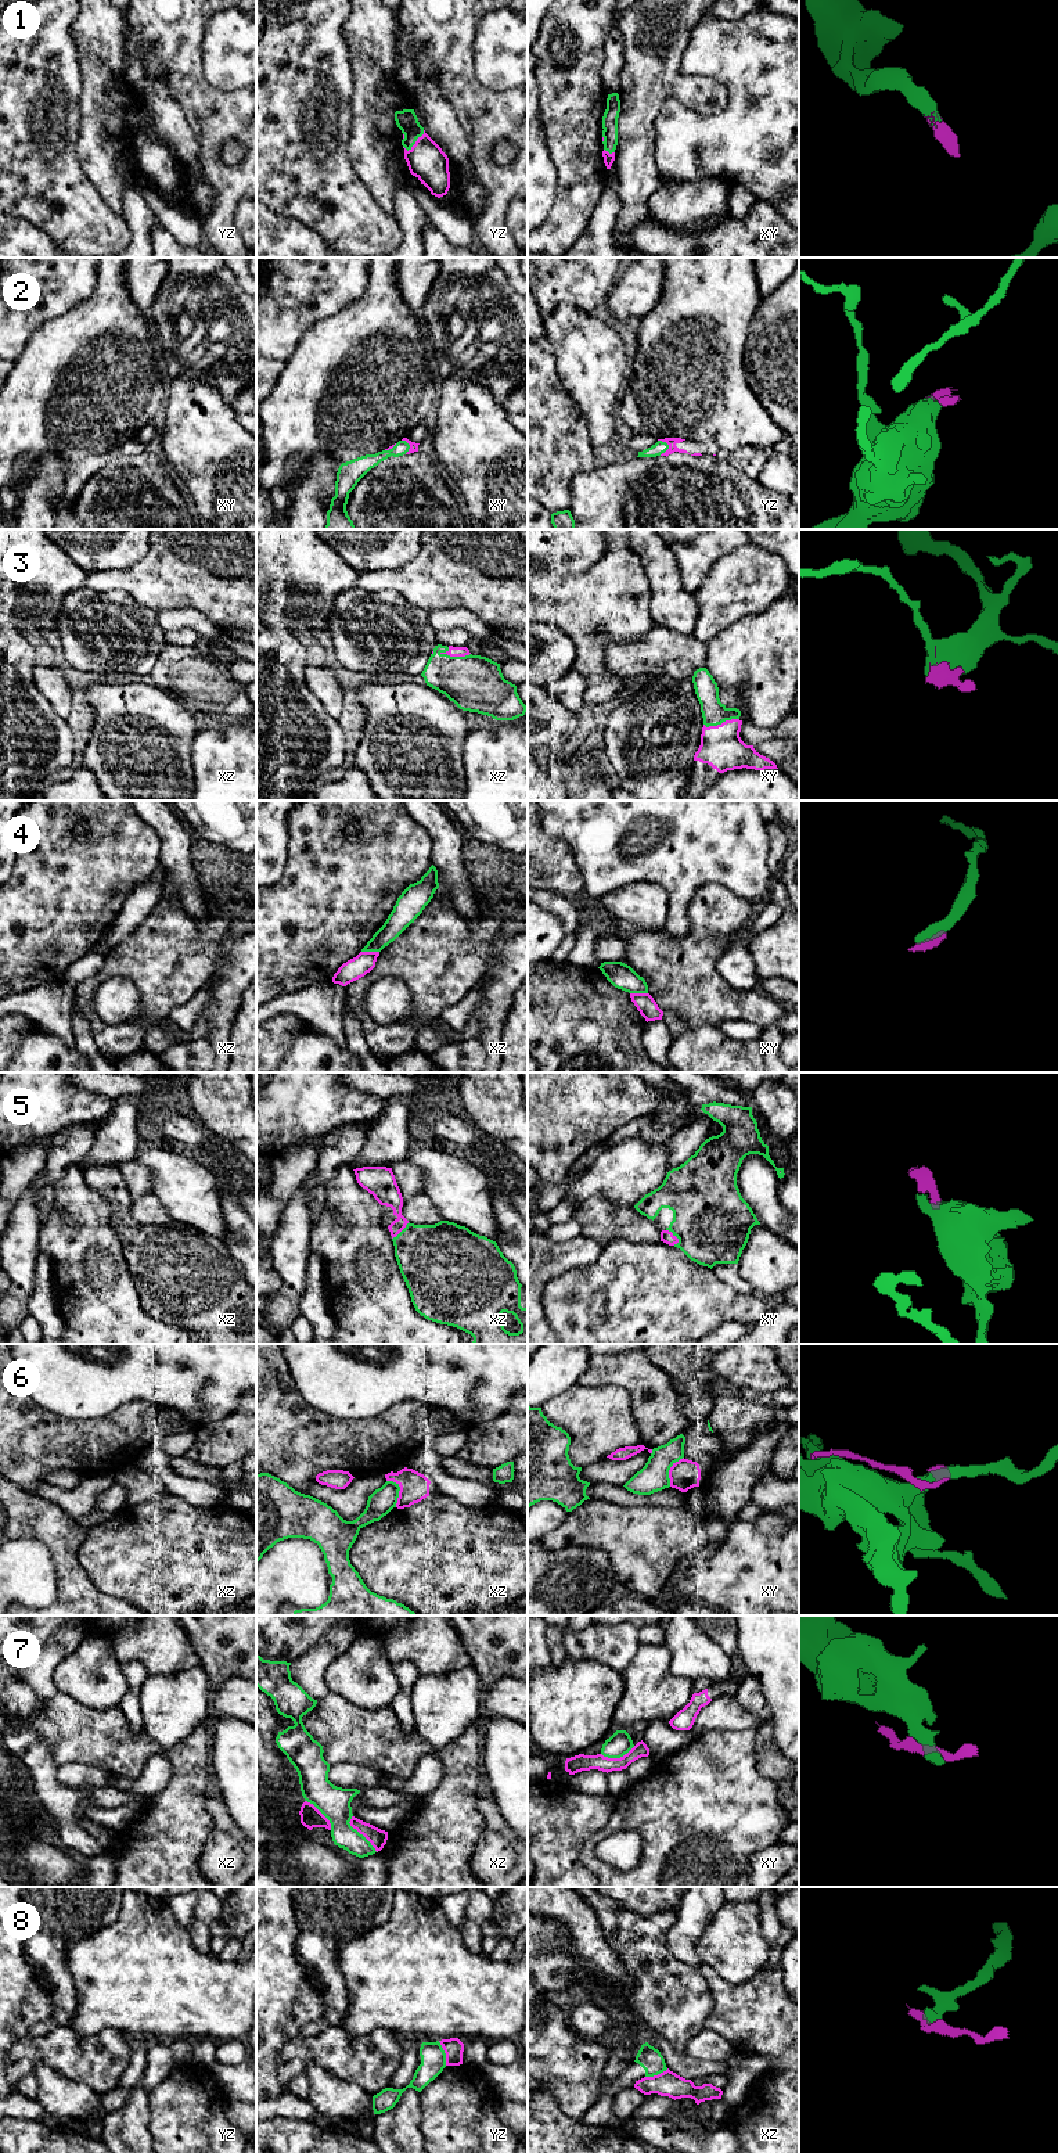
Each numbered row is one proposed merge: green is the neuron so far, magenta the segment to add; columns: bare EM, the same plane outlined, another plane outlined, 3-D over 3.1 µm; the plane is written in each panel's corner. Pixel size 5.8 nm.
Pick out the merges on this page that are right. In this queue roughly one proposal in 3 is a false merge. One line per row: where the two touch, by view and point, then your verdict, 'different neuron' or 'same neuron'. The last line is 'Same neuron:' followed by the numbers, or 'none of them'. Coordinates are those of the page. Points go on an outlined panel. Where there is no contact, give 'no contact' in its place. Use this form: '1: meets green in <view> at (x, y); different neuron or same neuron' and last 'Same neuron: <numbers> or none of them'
1: meets green in yz at (414, 143); same neuron
2: meets green in yz at (668, 446); same neuron
3: meets green in xz at (454, 657); same neuron
4: meets green in xz at (370, 951); different neuron
5: meets green in xy at (675, 1235); same neuron
6: meets green in xz at (399, 1490); different neuron
7: meets green in xz at (359, 1833); different neuron
8: meets green in yz at (445, 2053); different neuron
Same neuron: 1, 2, 3, 5

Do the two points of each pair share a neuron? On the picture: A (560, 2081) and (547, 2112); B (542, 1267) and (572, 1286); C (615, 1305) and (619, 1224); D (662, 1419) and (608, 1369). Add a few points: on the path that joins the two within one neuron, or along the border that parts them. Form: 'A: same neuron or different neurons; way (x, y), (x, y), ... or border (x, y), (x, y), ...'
A: different neurons; border (542, 2089), (547, 2091), (568, 2116), (578, 2119)
B: different neurons; border (587, 1265), (553, 1276), (544, 1287), (542, 1305)
C: different neurons; border (650, 1242), (612, 1239), (603, 1246)
D: same neuron; way (647, 1404), (641, 1401), (640, 1394), (623, 1377)

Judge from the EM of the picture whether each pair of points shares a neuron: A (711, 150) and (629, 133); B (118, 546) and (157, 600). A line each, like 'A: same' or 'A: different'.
A: different
B: different

